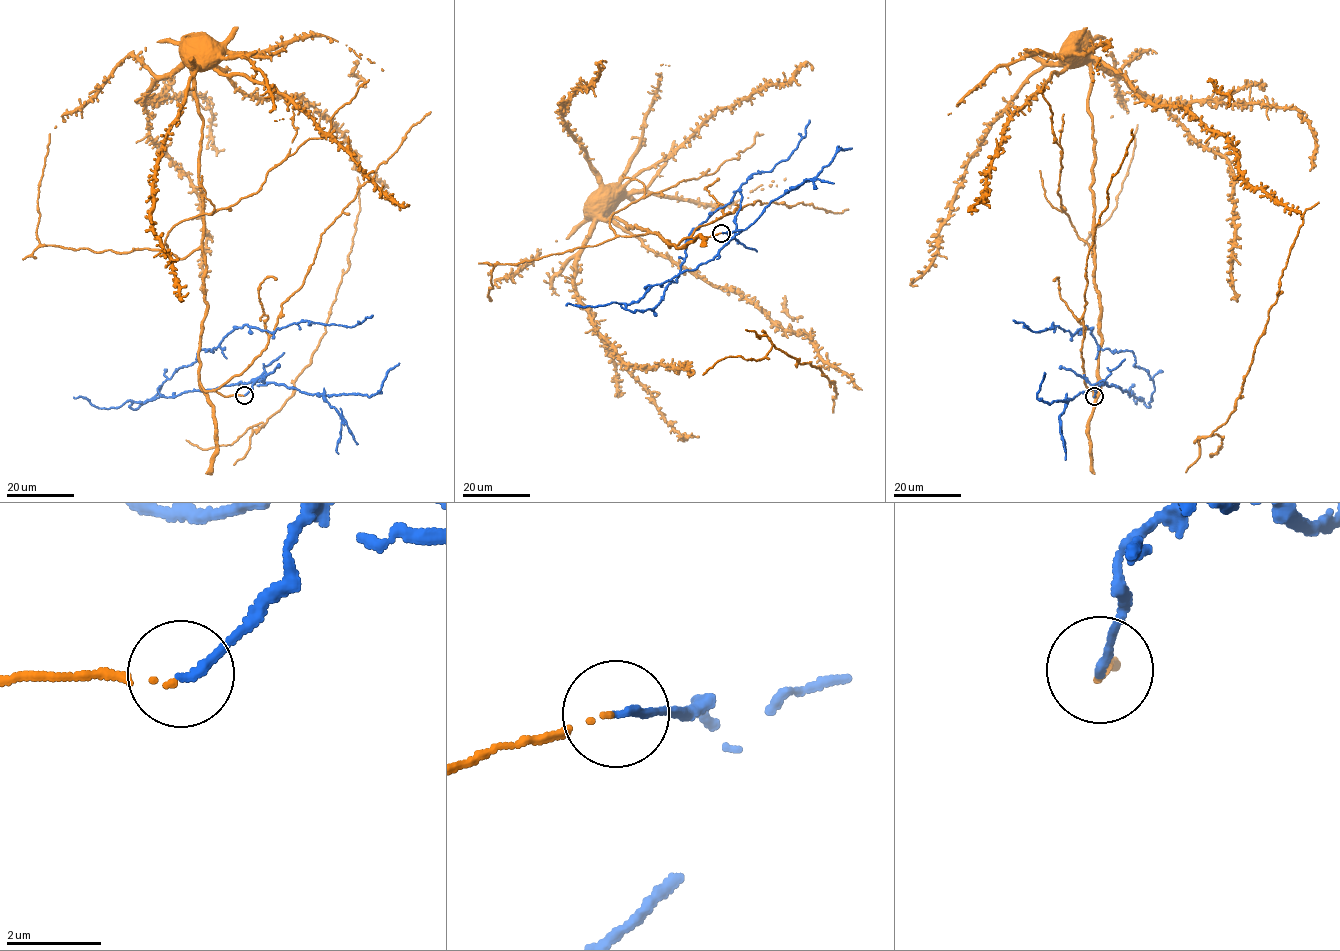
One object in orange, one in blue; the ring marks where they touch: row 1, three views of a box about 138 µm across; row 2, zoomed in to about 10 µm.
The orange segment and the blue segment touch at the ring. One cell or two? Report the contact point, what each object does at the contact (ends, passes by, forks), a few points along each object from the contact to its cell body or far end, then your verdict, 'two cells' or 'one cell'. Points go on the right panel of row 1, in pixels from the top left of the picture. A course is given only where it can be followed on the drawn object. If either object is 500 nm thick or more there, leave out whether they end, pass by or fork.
(1094, 396) | orange ends | blue ends | orange via (1094, 397), (1101, 334), (1090, 188), (1091, 72), (1087, 64), (1071, 61), (1066, 50) | blue via (1094, 397), (1103, 383), (1149, 406), (1153, 382), (1131, 350), (1102, 350), (1086, 326), (1035, 332), (1013, 320) | two cells

